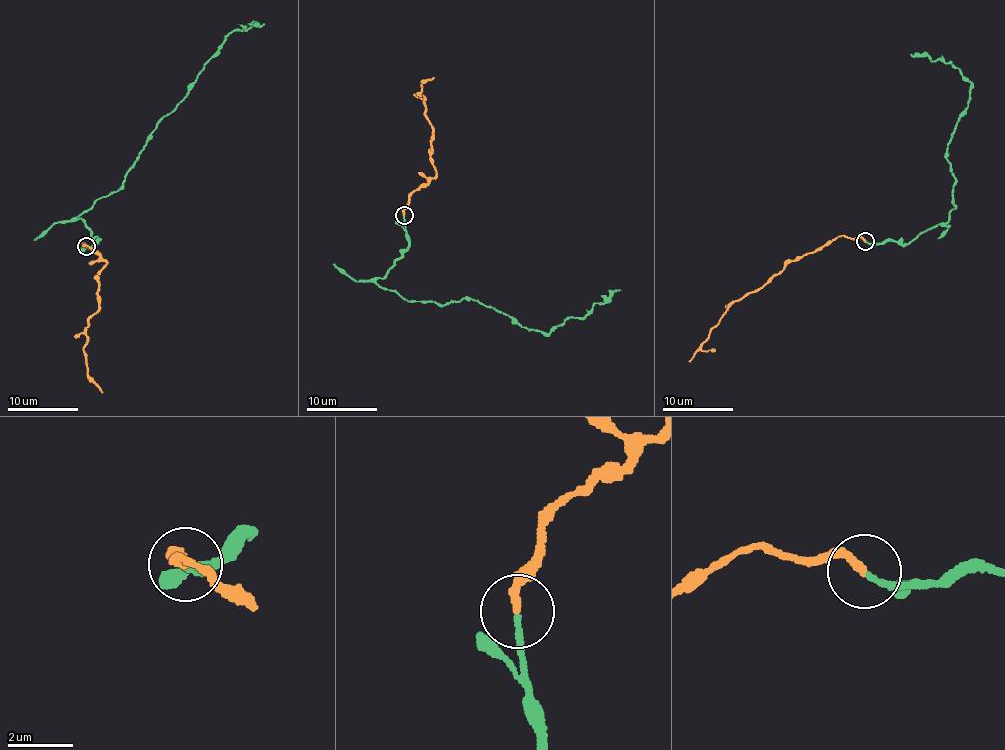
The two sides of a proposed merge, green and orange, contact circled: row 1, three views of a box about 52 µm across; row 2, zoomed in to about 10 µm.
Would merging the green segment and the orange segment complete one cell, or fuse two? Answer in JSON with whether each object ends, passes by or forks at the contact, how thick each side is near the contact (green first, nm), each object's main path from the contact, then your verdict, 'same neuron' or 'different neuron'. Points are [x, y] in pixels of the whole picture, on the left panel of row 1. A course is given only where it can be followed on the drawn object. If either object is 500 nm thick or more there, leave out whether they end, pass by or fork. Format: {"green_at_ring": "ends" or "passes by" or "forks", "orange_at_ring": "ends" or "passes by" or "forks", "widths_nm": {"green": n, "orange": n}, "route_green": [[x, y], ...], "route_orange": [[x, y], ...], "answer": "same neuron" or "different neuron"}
{"green_at_ring": "ends", "orange_at_ring": "ends", "widths_nm": {"green": 170, "orange": 240}, "route_green": [[87, 245], [101, 239], [95, 241], [76, 217], [120, 187], [149, 134], [183, 99], [227, 35], [264, 24]], "route_orange": [[86, 246], [99, 252], [106, 264], [95, 279], [99, 308], [85, 332], [83, 353], [87, 372], [102, 392]], "answer": "same neuron"}

